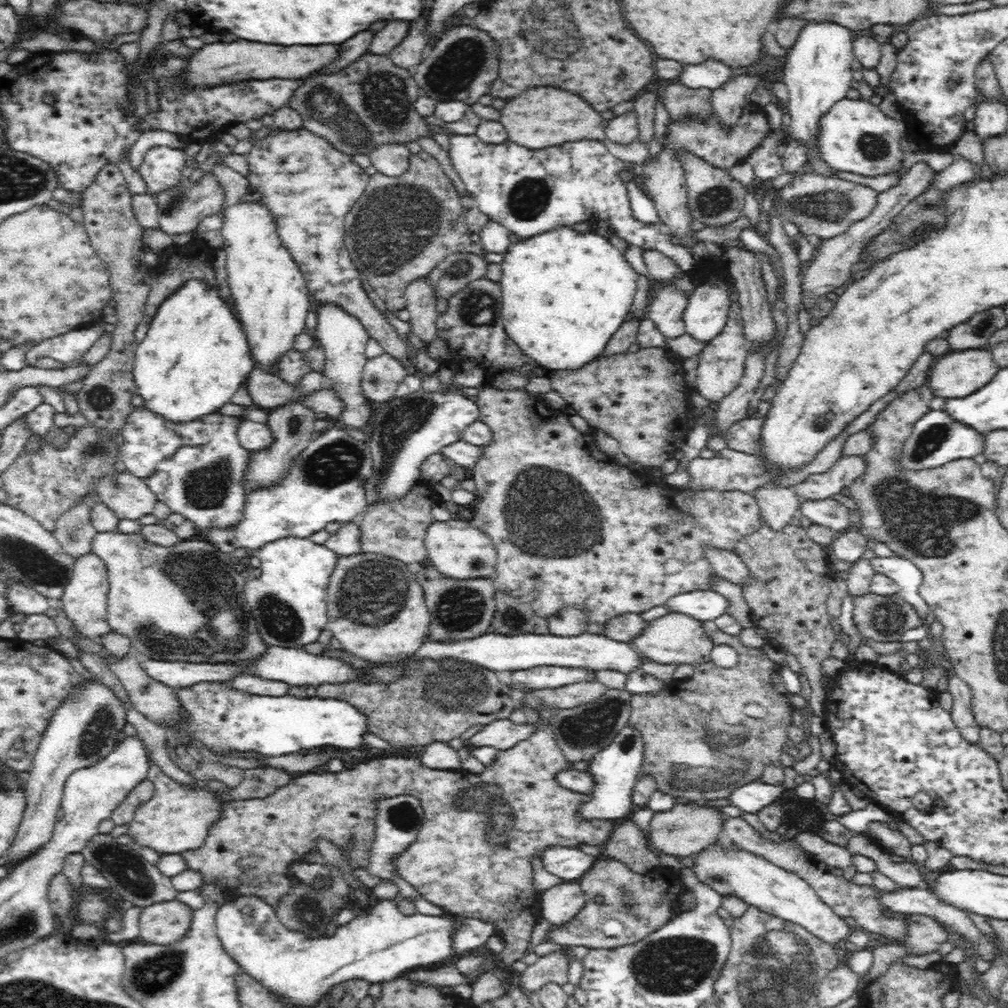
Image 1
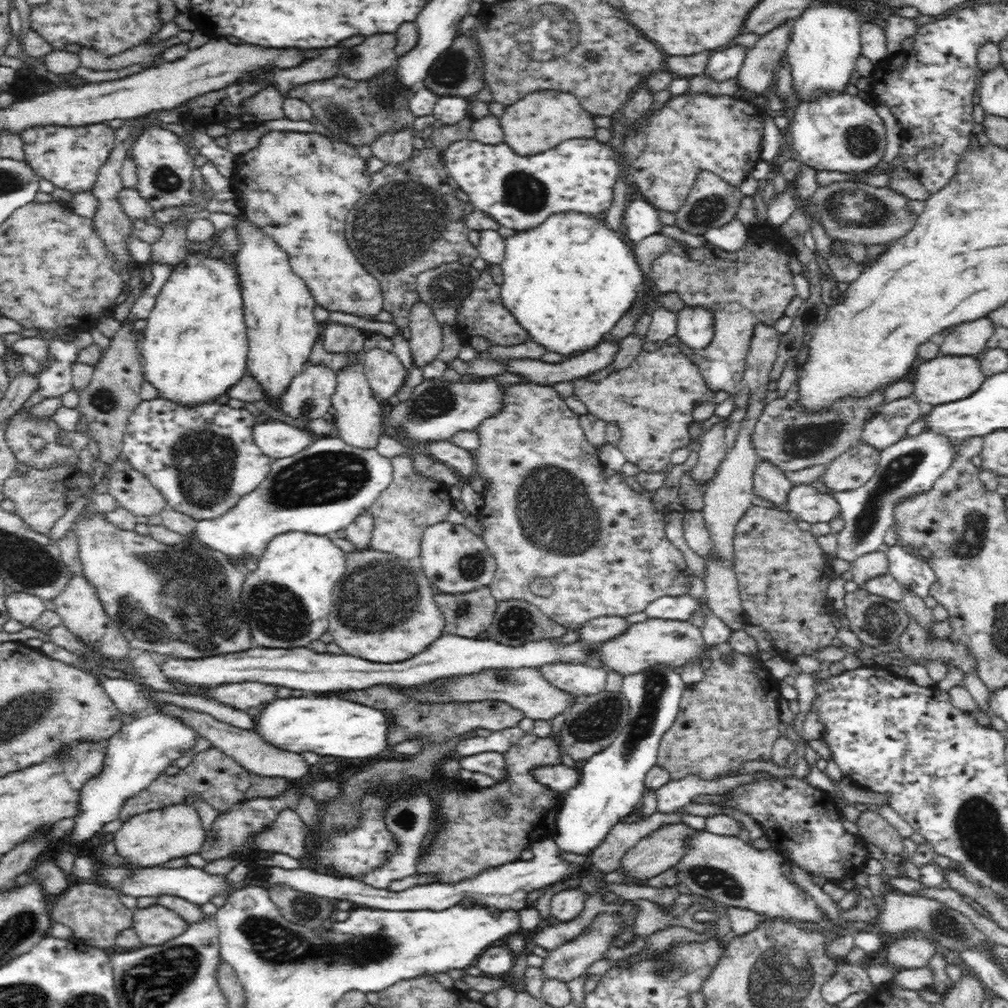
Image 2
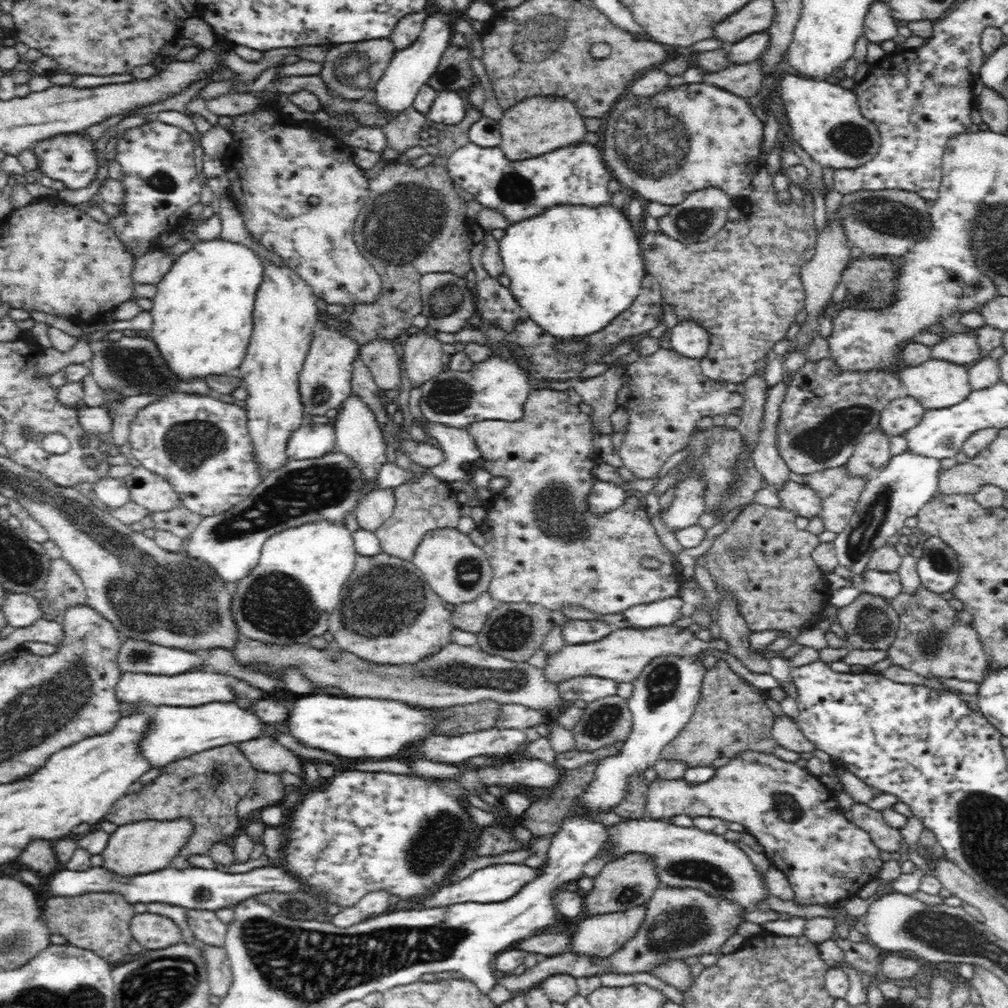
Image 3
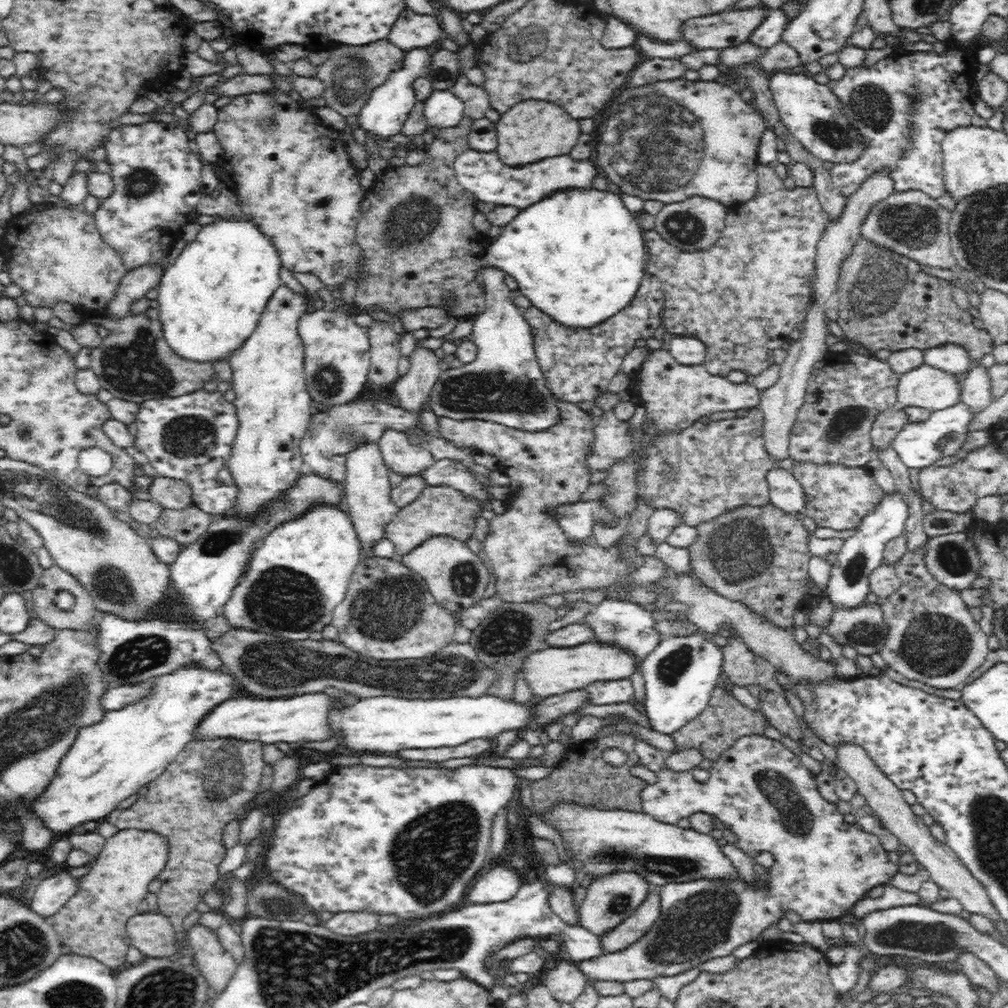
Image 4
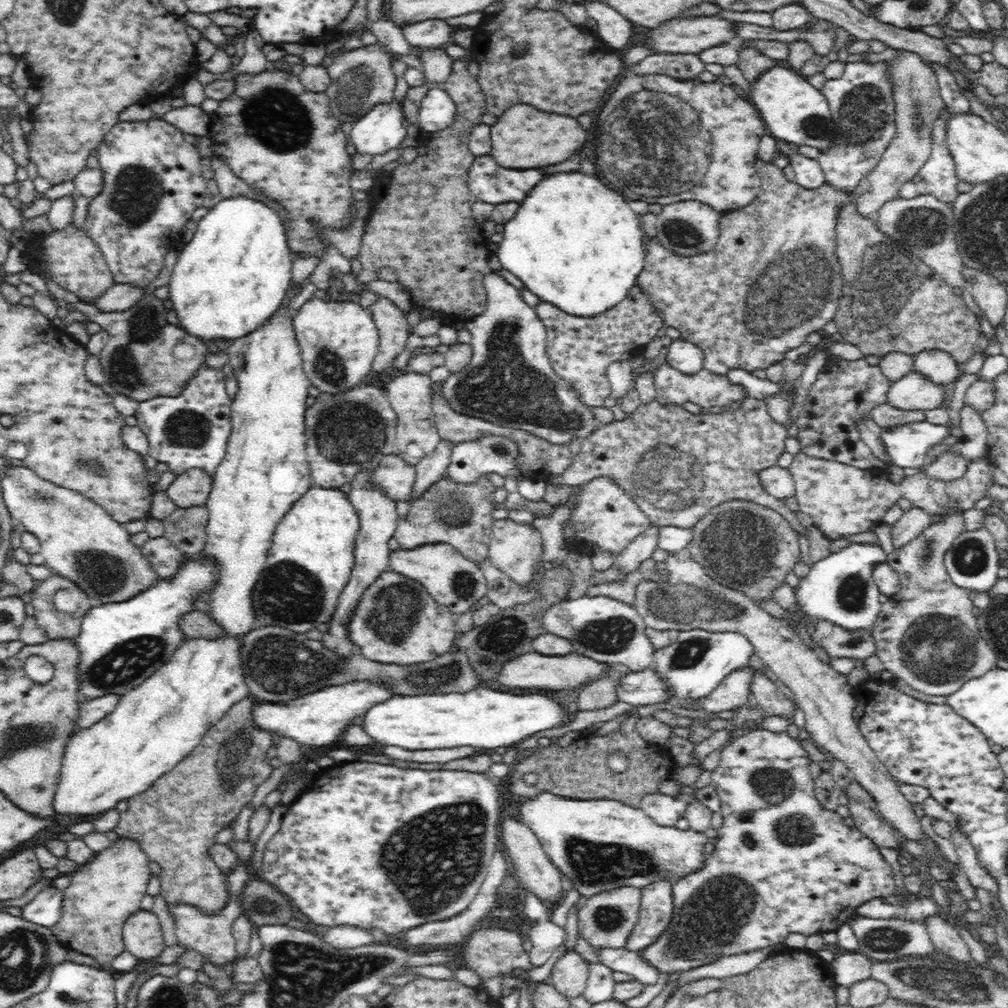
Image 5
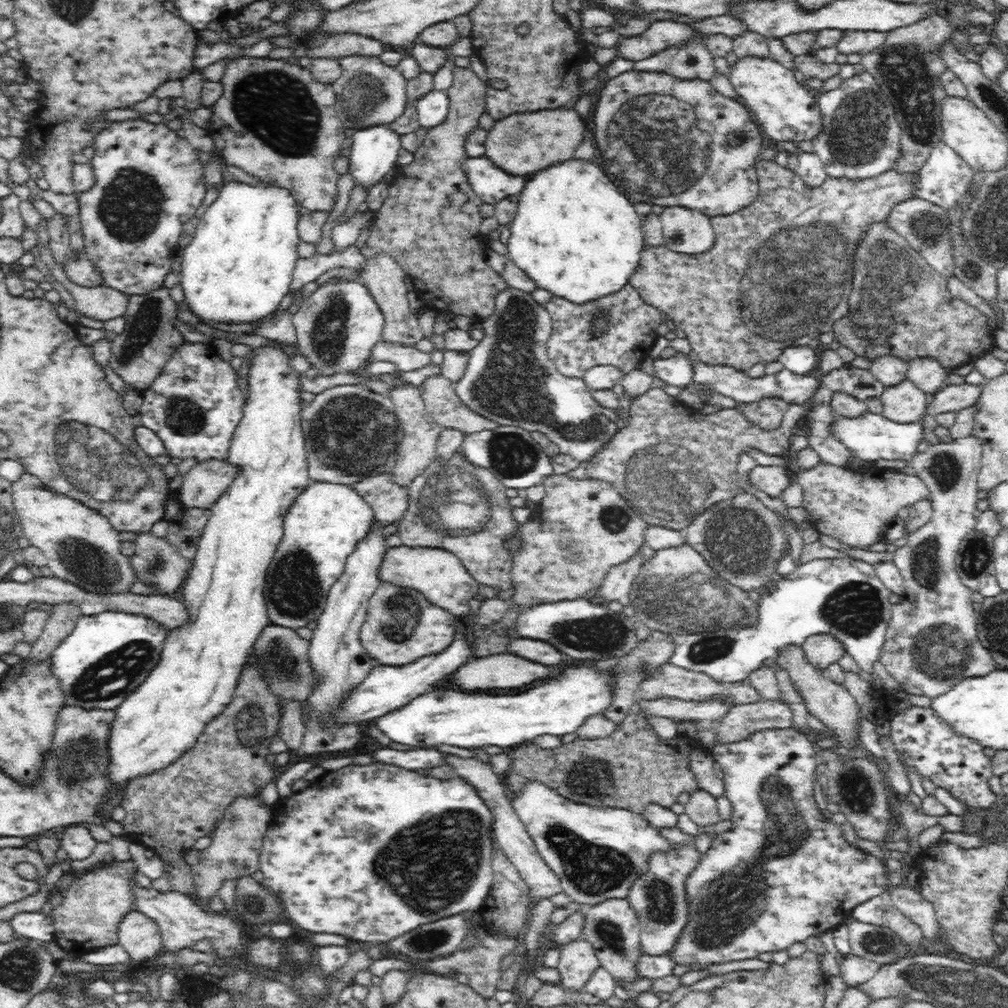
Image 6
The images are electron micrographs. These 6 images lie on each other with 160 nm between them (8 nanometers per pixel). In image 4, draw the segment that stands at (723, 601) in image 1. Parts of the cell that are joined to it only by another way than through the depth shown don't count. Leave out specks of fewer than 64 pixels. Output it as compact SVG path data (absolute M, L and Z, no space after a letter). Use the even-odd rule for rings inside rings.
M605 596L598 606L584 616L583 625L592 631L592 641L606 646L616 647L634 659L634 670L630 676L634 683L634 702L644 704L646 702L646 687L642 664L650 656L650 652L664 638L663 635L653 627L656 622L651 619L651 612L642 605L630 600L618 599L618 597Z

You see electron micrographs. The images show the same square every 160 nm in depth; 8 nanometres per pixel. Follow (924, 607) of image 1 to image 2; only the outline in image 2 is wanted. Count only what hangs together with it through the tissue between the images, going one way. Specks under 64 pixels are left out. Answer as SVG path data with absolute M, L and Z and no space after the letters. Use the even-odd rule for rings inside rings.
M898 544L890 546L886 553L890 557L888 572L903 584L903 588L914 590L922 598L928 596L932 584L938 581L928 560Z

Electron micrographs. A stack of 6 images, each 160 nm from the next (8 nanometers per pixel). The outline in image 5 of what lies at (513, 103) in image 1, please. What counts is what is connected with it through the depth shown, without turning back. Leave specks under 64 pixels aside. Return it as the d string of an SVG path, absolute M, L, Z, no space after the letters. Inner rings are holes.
M526 103L507 108L490 127L490 155L496 158L502 168L530 170L560 164L566 162L588 140L587 130L580 126L576 118L550 114Z

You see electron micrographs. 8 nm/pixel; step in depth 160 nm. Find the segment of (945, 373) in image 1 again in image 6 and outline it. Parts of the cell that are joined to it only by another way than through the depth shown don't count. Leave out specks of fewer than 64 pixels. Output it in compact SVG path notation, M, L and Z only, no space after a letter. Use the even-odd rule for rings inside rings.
M907 380L886 387L879 397L882 402L881 415L898 424L914 424L928 412L929 395Z

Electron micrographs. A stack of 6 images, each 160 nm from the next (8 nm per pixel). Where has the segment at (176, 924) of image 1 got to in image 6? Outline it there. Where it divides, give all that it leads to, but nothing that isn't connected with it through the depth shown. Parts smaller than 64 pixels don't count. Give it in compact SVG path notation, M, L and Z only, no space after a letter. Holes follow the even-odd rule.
M127 912L117 924L118 944L141 963L158 956L163 944L156 921L140 912Z

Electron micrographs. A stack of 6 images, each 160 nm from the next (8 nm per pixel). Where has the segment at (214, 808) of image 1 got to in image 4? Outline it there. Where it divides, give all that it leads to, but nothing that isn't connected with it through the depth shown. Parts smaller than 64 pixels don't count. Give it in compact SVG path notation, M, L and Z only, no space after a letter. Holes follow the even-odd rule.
M132 828L119 830L107 838L92 868L78 878L78 891L58 914L47 919L48 923L72 953L94 958L115 970L124 964L131 947L126 930L128 919L140 914L138 904L147 898L150 882L159 876L166 861L167 843L160 835Z

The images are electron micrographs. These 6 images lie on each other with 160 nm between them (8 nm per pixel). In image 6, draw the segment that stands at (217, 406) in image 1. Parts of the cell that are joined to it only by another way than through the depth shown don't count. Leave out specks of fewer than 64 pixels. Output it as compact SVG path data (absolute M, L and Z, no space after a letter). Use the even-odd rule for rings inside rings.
M258 179L256 184L232 180L220 187L216 200L199 218L193 240L182 250L184 257L179 274L190 312L205 322L250 324L266 318L290 294L293 273L299 260L298 234L300 203L289 188Z

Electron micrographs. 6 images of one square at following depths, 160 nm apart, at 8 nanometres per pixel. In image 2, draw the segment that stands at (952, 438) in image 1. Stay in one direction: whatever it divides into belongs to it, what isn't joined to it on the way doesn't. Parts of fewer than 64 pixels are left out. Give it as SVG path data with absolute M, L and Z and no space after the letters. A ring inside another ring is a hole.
M925 428L916 436L906 436L882 449L880 464L874 476L852 492L833 490L830 496L836 499L844 517L844 528L835 537L838 539L837 556L853 563L863 554L874 552L882 546L886 532L897 524L896 508L906 500L925 495L951 466L956 454L952 446L942 436L927 432Z

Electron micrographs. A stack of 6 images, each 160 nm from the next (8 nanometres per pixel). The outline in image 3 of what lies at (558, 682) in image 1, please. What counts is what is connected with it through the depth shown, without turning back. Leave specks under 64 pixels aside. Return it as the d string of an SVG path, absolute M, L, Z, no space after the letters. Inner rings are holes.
M590 676L569 680L557 689L563 702L582 700L582 702L590 703L600 698L618 695L616 681Z

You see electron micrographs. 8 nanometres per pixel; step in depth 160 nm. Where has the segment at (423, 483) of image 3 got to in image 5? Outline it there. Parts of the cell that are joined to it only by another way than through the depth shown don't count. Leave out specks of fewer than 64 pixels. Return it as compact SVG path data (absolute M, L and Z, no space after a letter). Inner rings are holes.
M445 473L440 480L432 483L418 498L410 502L408 513L400 517L397 522L393 538L402 549L413 549L426 544L448 544L476 566L482 566L488 558L490 559L490 540L496 523L492 514L499 507L495 502L494 492L496 492L494 482L484 474L481 474L474 482L462 483L454 479L450 480Z

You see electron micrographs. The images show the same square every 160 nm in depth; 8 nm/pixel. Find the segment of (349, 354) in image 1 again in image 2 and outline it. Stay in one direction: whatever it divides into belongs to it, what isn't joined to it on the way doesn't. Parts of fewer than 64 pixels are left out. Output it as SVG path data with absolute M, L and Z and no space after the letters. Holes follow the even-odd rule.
M358 359L354 360L346 370L338 370L337 392L333 397L332 404L336 409L336 416L332 419L334 429L331 434L352 448L360 450L376 448L380 442L380 436L384 434L384 416L379 401L371 390L367 376Z

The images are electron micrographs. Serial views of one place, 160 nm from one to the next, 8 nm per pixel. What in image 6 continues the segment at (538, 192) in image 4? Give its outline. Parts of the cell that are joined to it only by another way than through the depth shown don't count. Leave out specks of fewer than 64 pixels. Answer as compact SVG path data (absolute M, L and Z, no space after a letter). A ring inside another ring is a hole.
M466 157L459 162L459 169L483 204L498 204L507 196L518 195L525 185L520 176L510 176L486 157Z

